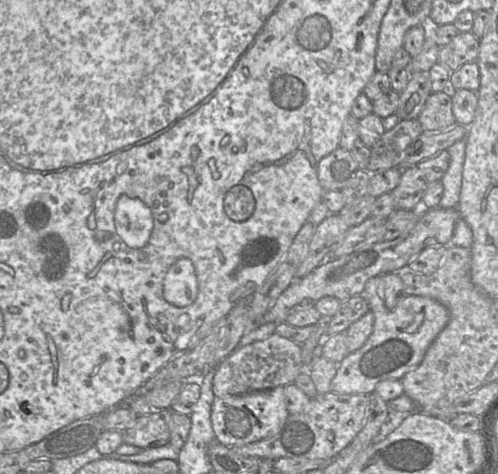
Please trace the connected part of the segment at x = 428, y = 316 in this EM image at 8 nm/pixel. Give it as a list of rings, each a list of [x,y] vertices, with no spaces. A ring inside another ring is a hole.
[[[381,275],[366,282],[363,295],[375,317],[374,328],[365,344],[338,364],[338,371],[331,381],[331,391],[338,394],[369,395],[380,381],[401,380],[421,363],[428,347],[450,319],[445,306],[425,296],[406,295],[395,309],[388,310],[382,297]]]

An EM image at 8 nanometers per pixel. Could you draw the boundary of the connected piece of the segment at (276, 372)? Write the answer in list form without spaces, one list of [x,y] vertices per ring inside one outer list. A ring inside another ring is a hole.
[[[274,333],[264,340],[236,348],[224,358],[216,368],[212,390],[219,398],[270,390],[278,386],[294,384],[296,377],[304,369],[301,344]]]

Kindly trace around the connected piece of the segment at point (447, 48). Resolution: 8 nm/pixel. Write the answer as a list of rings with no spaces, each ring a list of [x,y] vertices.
[[[459,32],[453,40],[439,50],[439,63],[450,71],[477,61],[480,40],[472,32]]]

